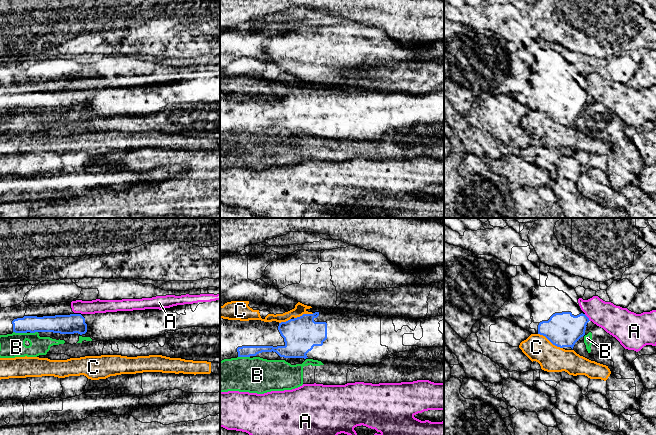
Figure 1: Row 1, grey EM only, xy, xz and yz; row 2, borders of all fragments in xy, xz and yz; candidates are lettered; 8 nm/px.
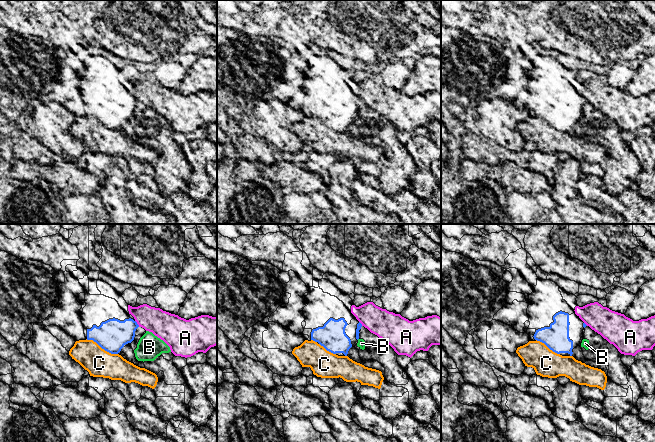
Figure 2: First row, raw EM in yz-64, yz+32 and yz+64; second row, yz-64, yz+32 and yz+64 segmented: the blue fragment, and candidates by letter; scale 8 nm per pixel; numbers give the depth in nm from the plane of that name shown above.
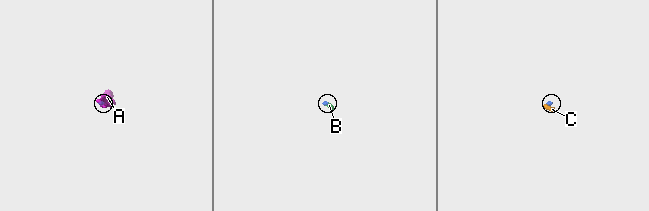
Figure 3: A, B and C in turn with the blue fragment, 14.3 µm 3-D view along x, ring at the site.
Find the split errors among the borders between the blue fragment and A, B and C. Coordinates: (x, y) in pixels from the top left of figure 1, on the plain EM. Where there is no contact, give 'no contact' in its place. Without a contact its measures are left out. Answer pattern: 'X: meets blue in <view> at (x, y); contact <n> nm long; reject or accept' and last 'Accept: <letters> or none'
A: meets blue in yz at (587, 93); contact 80 nm long; reject
B: meets blue in xy at (20, 108); contact 110 nm long; reject
C: meets blue in yz at (550, 117); contact 240 nm long; reject
Accept: none

